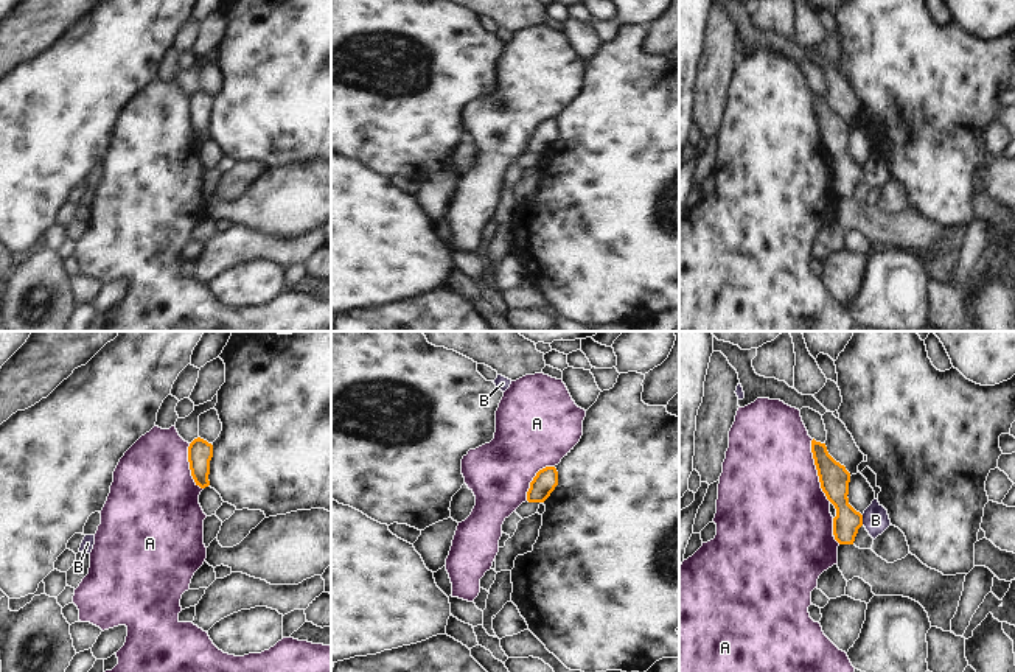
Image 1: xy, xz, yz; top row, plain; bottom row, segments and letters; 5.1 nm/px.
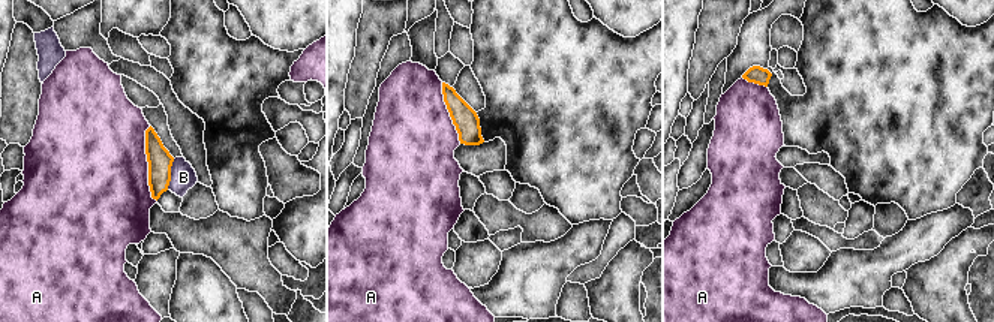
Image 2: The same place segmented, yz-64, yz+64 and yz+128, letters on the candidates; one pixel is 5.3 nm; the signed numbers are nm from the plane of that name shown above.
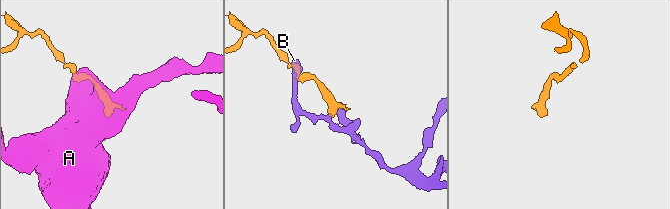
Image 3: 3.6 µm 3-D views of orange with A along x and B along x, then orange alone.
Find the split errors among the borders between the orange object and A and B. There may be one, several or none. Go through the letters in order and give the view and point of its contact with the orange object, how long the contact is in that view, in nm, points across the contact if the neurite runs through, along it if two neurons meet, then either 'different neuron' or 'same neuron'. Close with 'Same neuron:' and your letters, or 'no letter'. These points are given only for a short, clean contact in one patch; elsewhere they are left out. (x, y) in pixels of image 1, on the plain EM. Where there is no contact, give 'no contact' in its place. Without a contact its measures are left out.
A: contact yz (816, 120); length 340 nm; different neuron
B: contact yz (861, 171); length 60 nm; border yz (861, 167), (863, 176); different neuron
Same neuron: no letter

